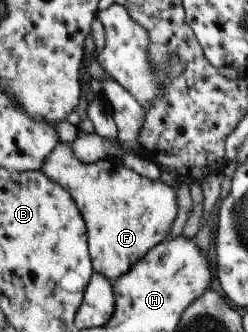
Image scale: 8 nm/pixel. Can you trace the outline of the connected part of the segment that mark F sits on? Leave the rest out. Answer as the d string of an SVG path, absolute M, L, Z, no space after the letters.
M59 141L43 159L39 171L49 181L63 186L71 196L84 223L93 272L110 282L165 240L171 223L175 221L177 206L171 185L133 172L116 156L83 164L75 158L68 142Z

